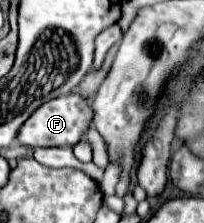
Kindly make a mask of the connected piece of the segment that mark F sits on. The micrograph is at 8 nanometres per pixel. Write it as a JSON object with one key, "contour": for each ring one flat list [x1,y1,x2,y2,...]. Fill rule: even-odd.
{"contour":[[69,93,57,99,51,99,43,103,39,109,33,111,33,115,21,125,17,133,17,141,25,147,63,147,63,145,75,145,83,139,85,129,89,127,93,119,93,111,89,103,79,93]]}

